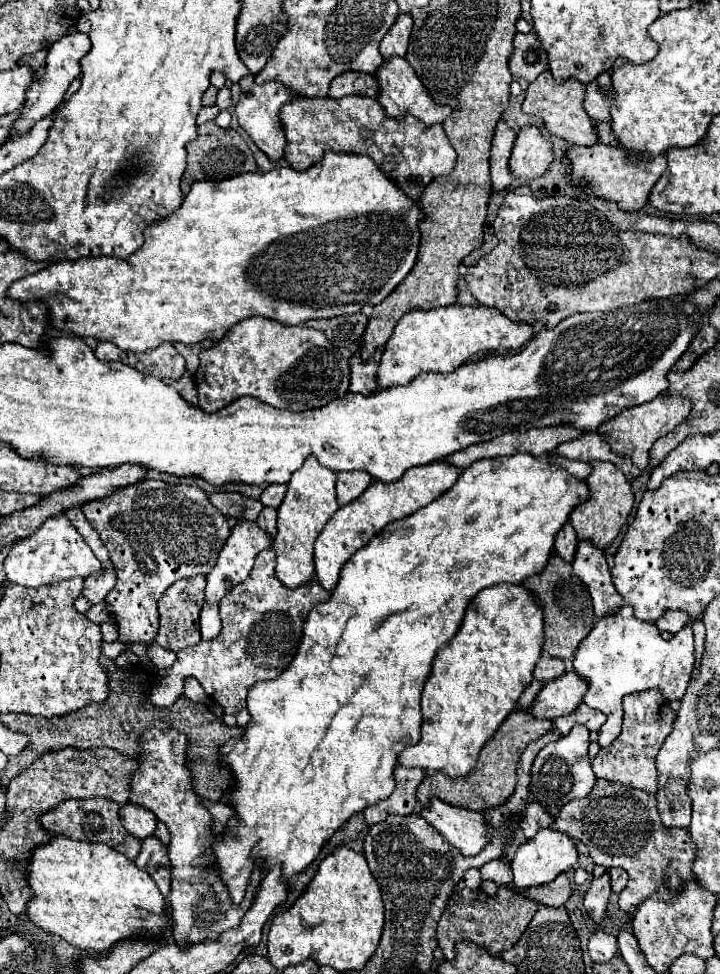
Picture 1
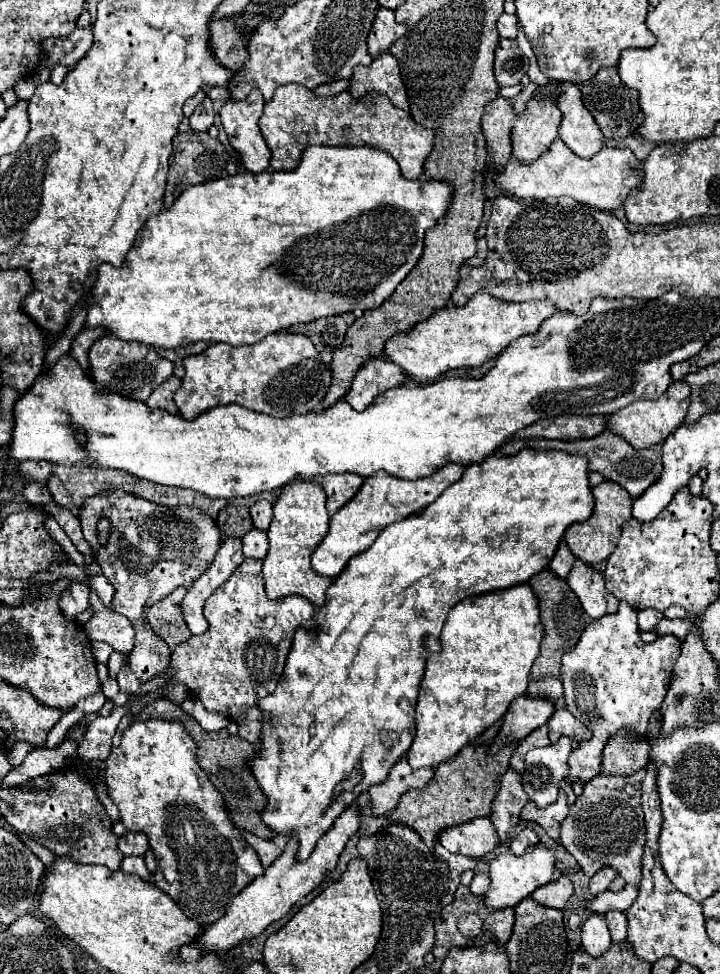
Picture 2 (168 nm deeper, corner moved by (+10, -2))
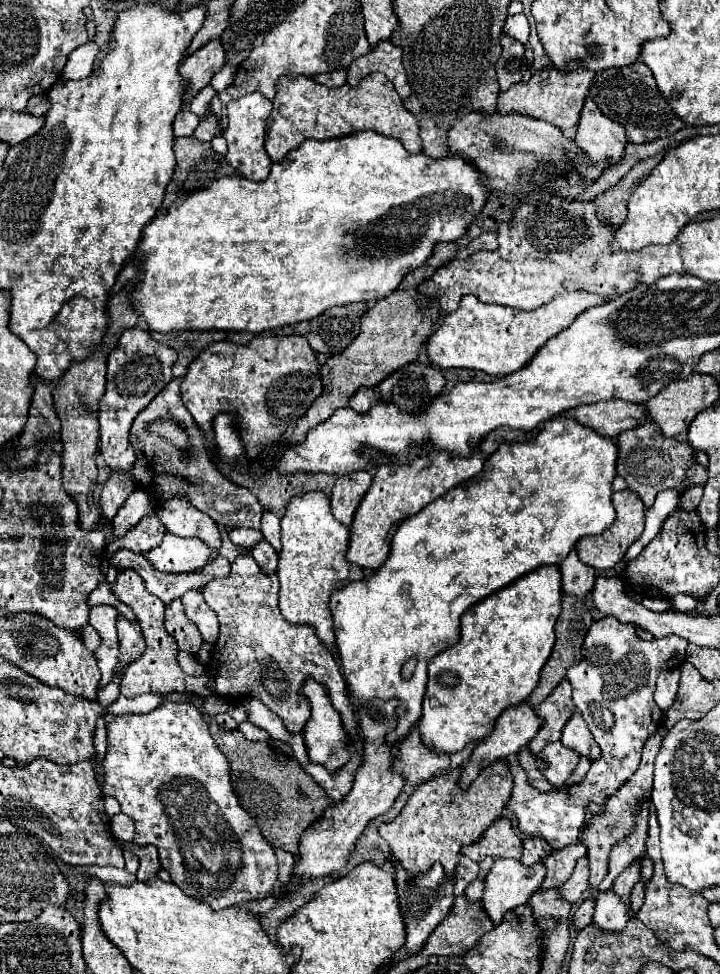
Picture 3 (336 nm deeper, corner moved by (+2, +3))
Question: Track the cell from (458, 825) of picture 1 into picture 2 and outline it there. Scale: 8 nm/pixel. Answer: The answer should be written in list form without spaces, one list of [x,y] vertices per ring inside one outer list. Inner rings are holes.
[[[476,818],[456,826],[448,826],[440,830],[438,842],[452,854],[472,858],[486,858],[498,846],[496,830],[492,828],[492,822],[488,818]]]

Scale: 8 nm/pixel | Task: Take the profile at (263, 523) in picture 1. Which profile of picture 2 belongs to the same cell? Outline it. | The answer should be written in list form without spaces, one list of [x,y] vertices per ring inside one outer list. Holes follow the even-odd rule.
[[[252,528],[242,538],[242,544],[244,544],[244,556],[264,558],[268,552],[268,534],[260,528]]]

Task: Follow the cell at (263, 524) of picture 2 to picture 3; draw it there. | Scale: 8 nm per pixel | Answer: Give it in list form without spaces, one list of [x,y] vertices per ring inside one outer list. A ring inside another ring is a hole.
[[[264,513],[260,531],[264,539],[276,549],[276,553],[280,553],[280,517],[276,513]]]

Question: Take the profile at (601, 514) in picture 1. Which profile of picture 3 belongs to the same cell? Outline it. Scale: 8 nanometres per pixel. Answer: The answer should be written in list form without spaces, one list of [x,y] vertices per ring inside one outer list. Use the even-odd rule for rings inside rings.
[[[620,491],[620,493],[614,493],[612,495],[612,503],[614,503],[614,509],[616,509],[616,521],[612,523],[612,527],[608,527],[608,531],[600,533],[600,535],[594,535],[594,537],[588,537],[588,539],[582,539],[578,545],[576,545],[576,551],[578,551],[578,557],[588,565],[588,567],[594,567],[598,571],[606,571],[606,569],[612,569],[618,561],[622,561],[624,553],[628,551],[628,547],[642,535],[644,531],[644,505],[640,501],[640,497],[632,491]]]

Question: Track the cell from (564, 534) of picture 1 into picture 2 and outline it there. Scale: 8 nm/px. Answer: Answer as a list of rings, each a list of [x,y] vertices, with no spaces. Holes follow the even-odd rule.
[[[564,540],[558,544],[558,550],[556,550],[556,554],[554,554],[554,558],[552,558],[552,562],[550,562],[550,570],[552,572],[556,572],[556,576],[560,576],[560,578],[566,578],[568,576],[568,572],[572,570],[572,564],[574,564],[574,556],[572,556],[572,552],[568,550],[568,546],[564,544]]]

